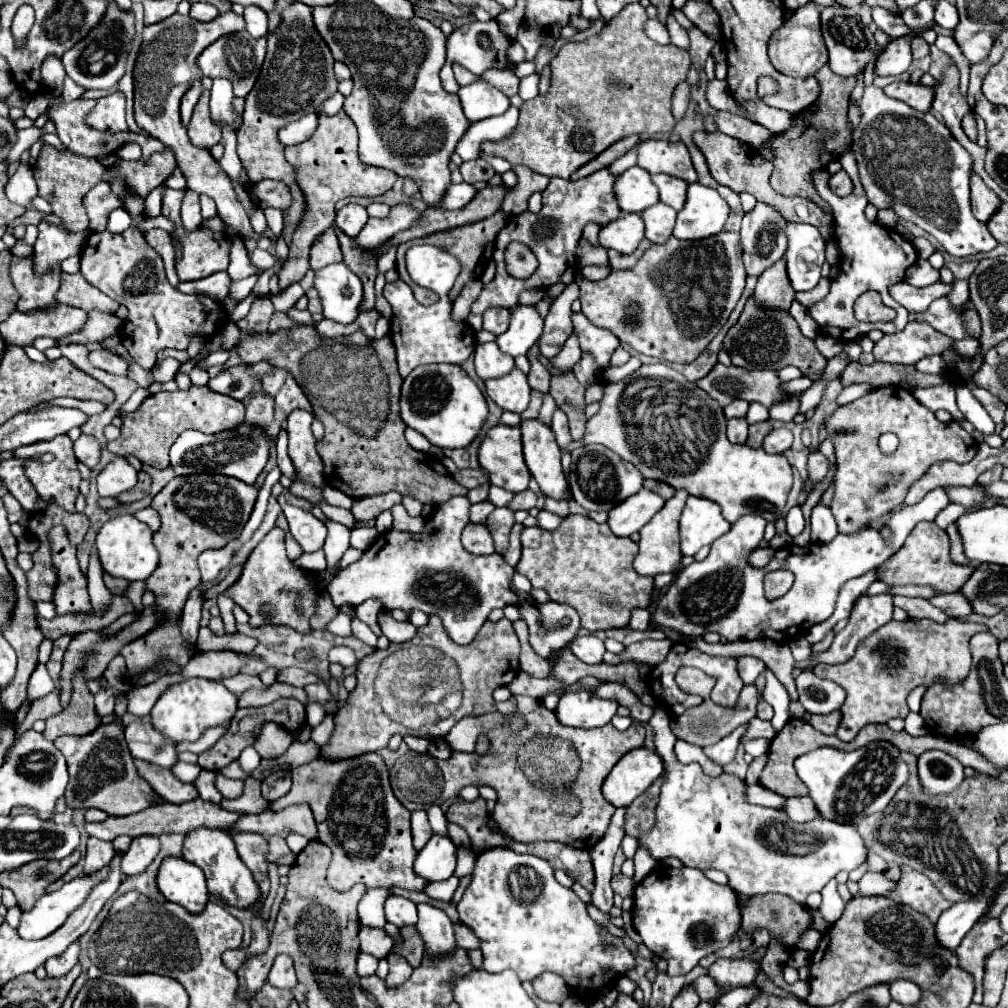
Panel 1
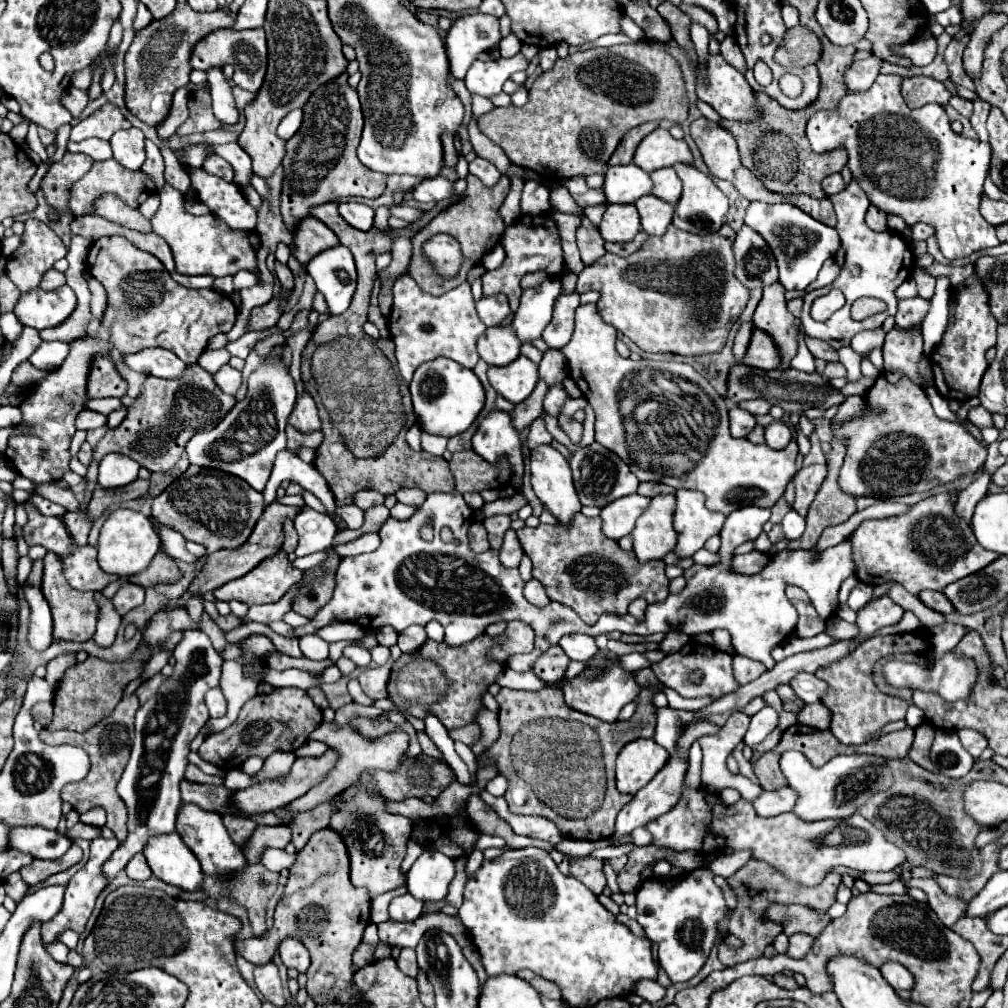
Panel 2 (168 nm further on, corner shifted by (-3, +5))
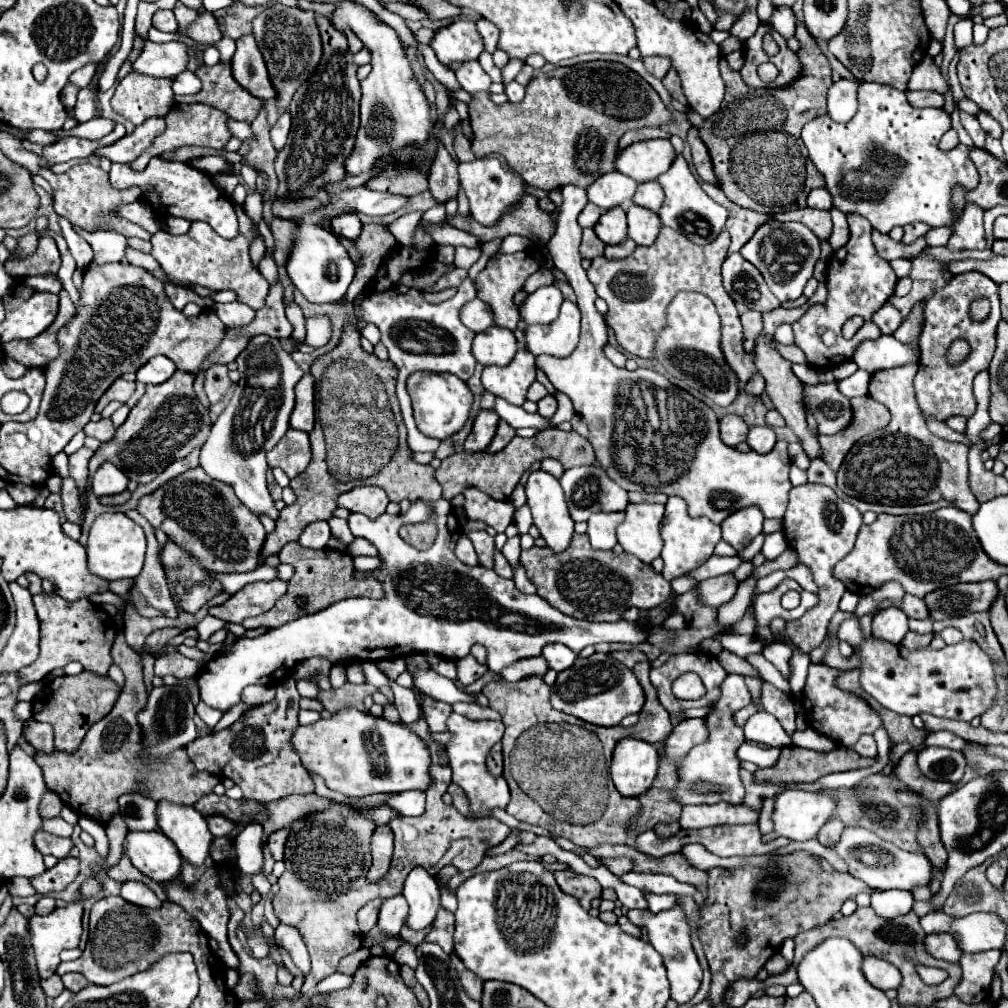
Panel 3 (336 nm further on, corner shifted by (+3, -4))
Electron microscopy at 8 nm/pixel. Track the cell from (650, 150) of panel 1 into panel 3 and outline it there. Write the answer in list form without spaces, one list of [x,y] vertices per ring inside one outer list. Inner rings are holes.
[[[644,140],[628,146],[616,158],[616,170],[632,176],[636,182],[656,180],[672,166],[676,152],[670,140]]]

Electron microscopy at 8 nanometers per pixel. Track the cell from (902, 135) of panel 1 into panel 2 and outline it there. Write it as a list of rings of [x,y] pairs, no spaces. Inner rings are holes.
[[[878,75],[874,85],[864,93],[852,93],[840,99],[832,111],[816,111],[808,119],[806,137],[814,153],[828,153],[838,147],[848,151],[848,163],[852,177],[858,181],[868,199],[884,213],[902,217],[908,225],[930,223],[936,227],[940,251],[946,259],[962,259],[980,249],[1000,245],[996,229],[980,215],[980,201],[984,195],[984,181],[990,167],[990,145],[978,139],[956,135],[950,129],[950,119],[942,105],[924,105],[922,109],[910,109],[900,93],[900,75]]]

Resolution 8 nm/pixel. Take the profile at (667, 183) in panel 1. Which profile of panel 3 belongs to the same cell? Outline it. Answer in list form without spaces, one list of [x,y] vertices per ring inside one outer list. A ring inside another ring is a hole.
[[[658,180],[644,182],[644,184],[638,186],[636,198],[634,198],[632,202],[638,204],[638,206],[644,206],[644,208],[648,208],[648,210],[658,212],[660,206],[662,206],[662,202],[664,202],[664,190],[662,190],[662,186],[658,184]]]

